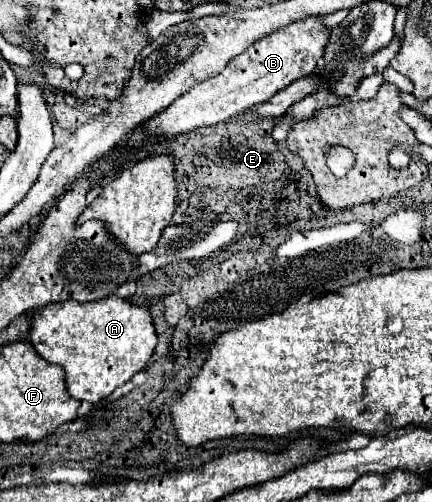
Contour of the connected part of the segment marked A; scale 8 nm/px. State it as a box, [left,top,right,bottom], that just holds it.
[29,297,157,403]

